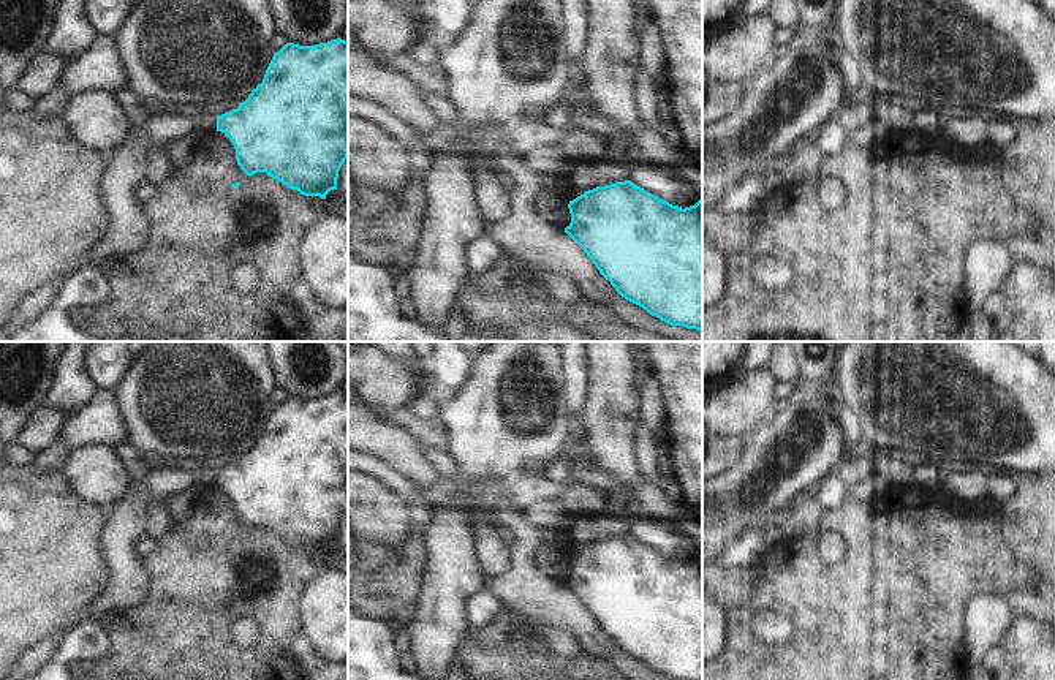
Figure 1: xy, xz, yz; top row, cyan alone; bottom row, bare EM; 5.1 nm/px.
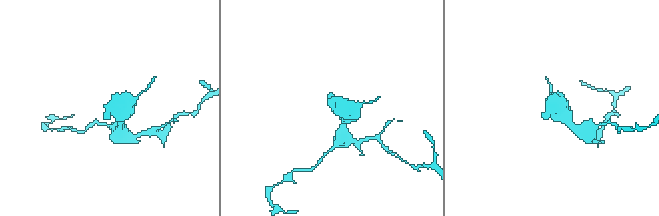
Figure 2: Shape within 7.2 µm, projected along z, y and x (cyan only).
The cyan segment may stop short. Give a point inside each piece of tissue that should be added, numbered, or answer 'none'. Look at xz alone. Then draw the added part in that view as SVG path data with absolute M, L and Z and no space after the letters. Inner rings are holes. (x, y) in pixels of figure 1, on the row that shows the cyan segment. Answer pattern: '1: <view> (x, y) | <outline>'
none

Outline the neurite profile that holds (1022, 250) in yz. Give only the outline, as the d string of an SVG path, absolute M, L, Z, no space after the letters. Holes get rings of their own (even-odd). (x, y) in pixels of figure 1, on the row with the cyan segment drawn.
M1012 237L1006 242L1012 266L1030 264L1046 270L1055 270L1055 240L1036 240Z

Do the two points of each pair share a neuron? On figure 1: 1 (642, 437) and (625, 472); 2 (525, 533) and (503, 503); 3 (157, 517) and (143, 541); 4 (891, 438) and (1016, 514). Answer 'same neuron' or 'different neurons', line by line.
1: different neurons
2: same neuron
3: different neurons
4: different neurons

